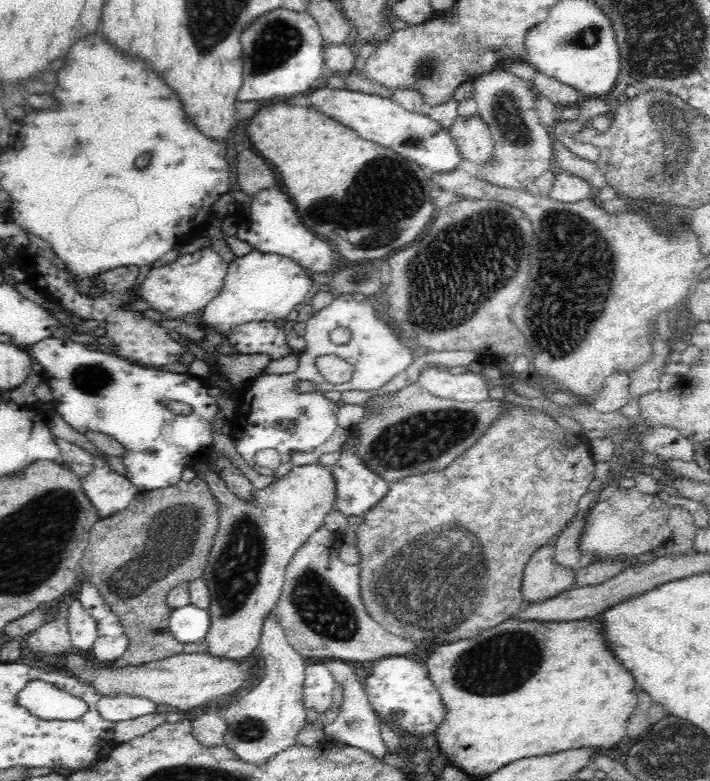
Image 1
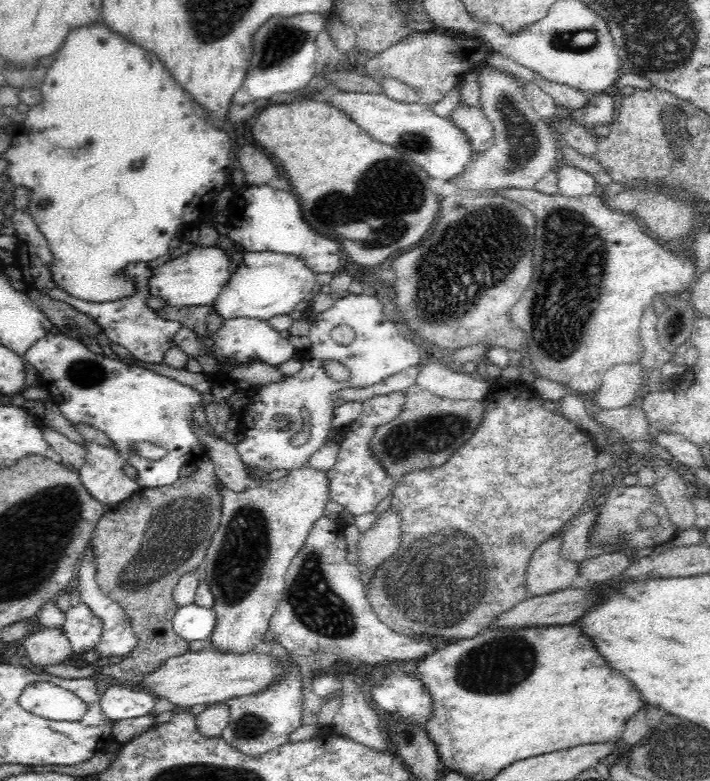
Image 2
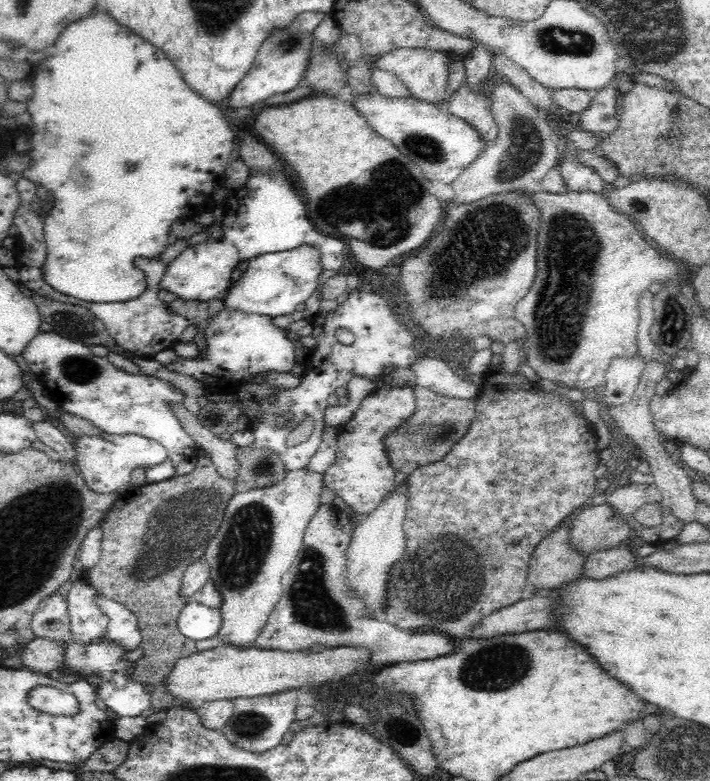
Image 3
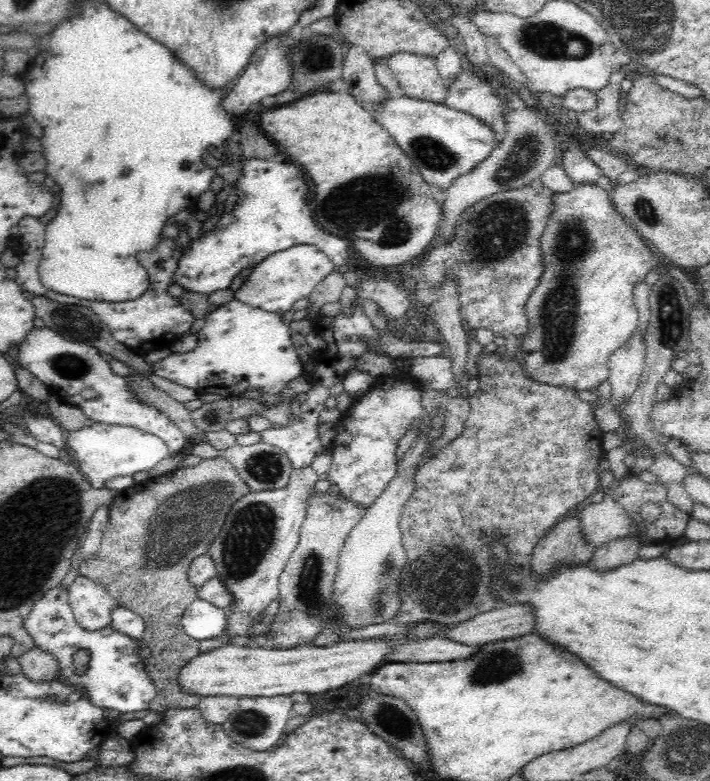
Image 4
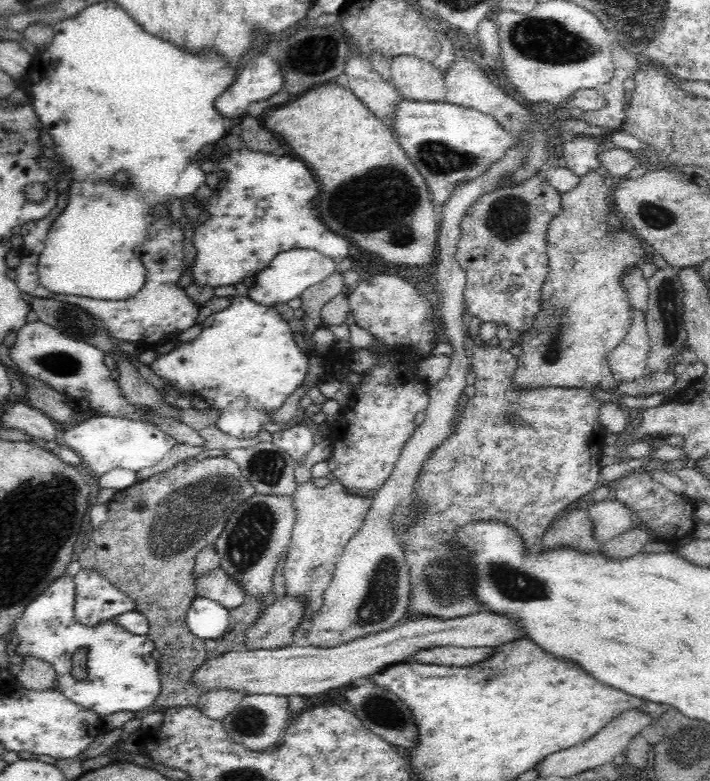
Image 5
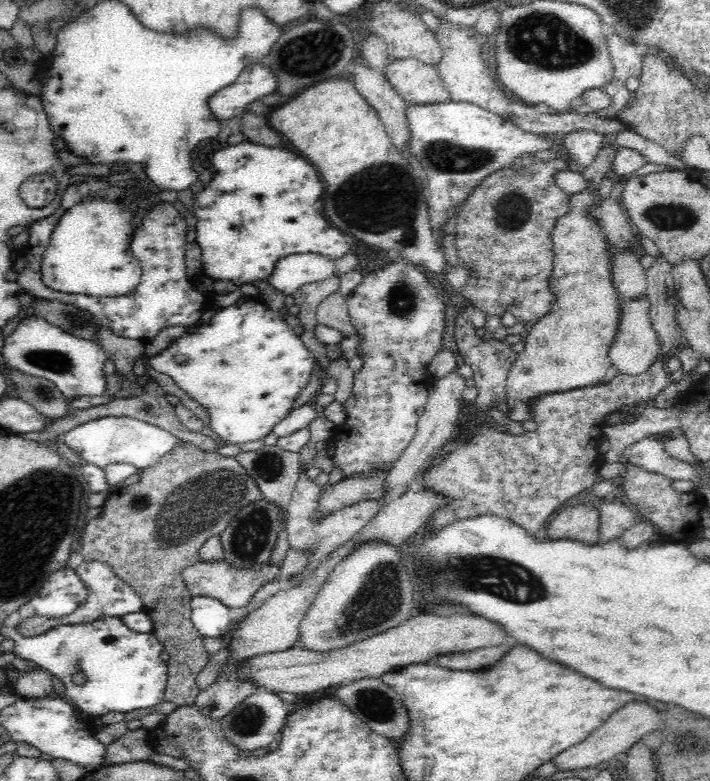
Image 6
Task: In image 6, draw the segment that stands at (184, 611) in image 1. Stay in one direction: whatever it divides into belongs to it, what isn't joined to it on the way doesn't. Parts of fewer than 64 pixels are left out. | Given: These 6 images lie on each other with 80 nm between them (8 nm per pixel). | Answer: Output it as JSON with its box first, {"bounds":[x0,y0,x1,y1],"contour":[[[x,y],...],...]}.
{"bounds":[190,596,230,638],"contour":[[[195,596],[191,600],[190,620],[203,638],[224,638],[230,626],[230,608],[208,596]]]}

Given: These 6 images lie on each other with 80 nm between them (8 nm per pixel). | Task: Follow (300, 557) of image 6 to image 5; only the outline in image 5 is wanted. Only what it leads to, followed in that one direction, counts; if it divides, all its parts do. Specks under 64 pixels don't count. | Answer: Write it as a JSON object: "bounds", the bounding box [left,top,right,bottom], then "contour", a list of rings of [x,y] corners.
{"bounds":[194,567,244,610],"contour":[[[220,567],[206,576],[194,579],[198,597],[212,599],[229,610],[235,609],[244,602],[242,587],[236,581],[232,581],[232,578],[228,577]]]}

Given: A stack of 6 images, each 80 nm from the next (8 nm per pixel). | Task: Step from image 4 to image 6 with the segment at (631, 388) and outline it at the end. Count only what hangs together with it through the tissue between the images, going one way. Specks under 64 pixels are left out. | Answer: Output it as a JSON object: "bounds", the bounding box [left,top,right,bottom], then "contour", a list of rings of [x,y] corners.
{"bounds":[608,299,660,376],"contour":[[[638,299],[635,301],[621,300],[621,319],[619,320],[618,338],[612,344],[609,350],[608,358],[611,364],[616,366],[618,373],[636,376],[642,374],[650,368],[654,362],[656,354],[660,352],[660,344],[656,334],[650,325],[650,317],[648,317],[648,299]]]}

